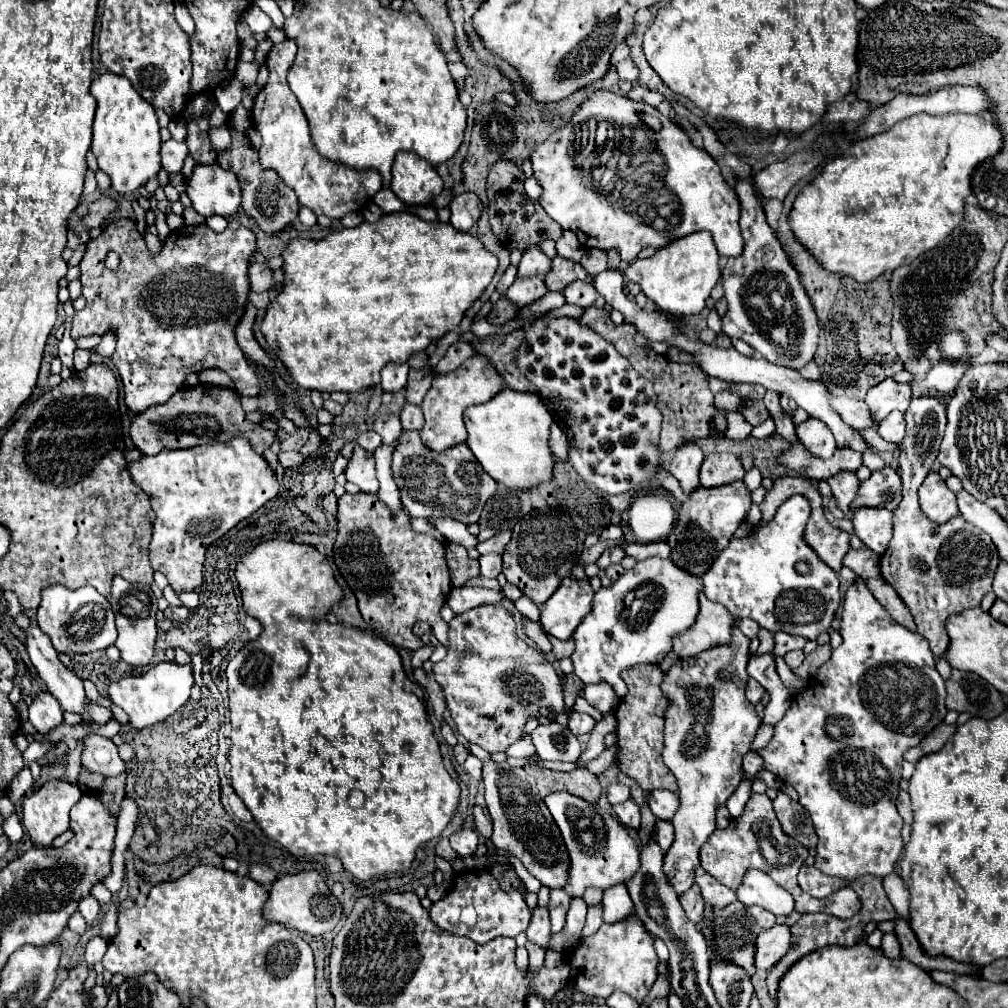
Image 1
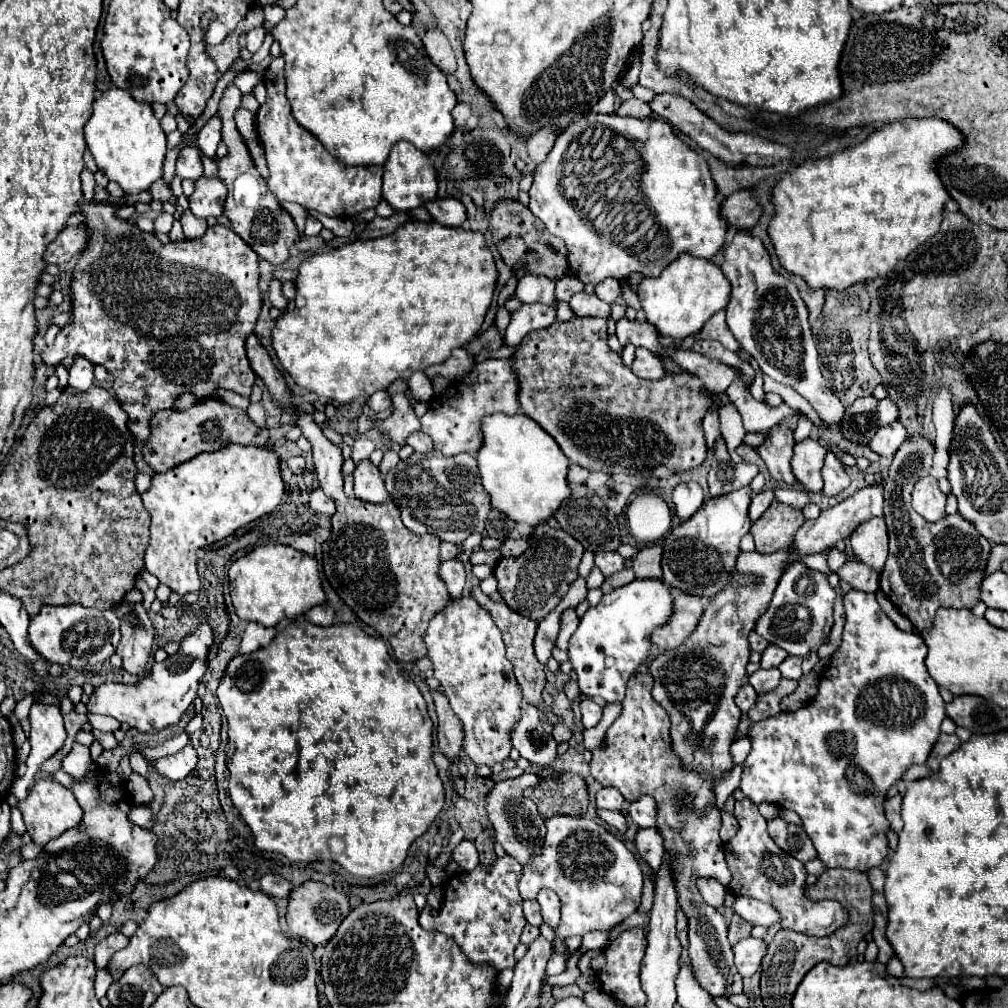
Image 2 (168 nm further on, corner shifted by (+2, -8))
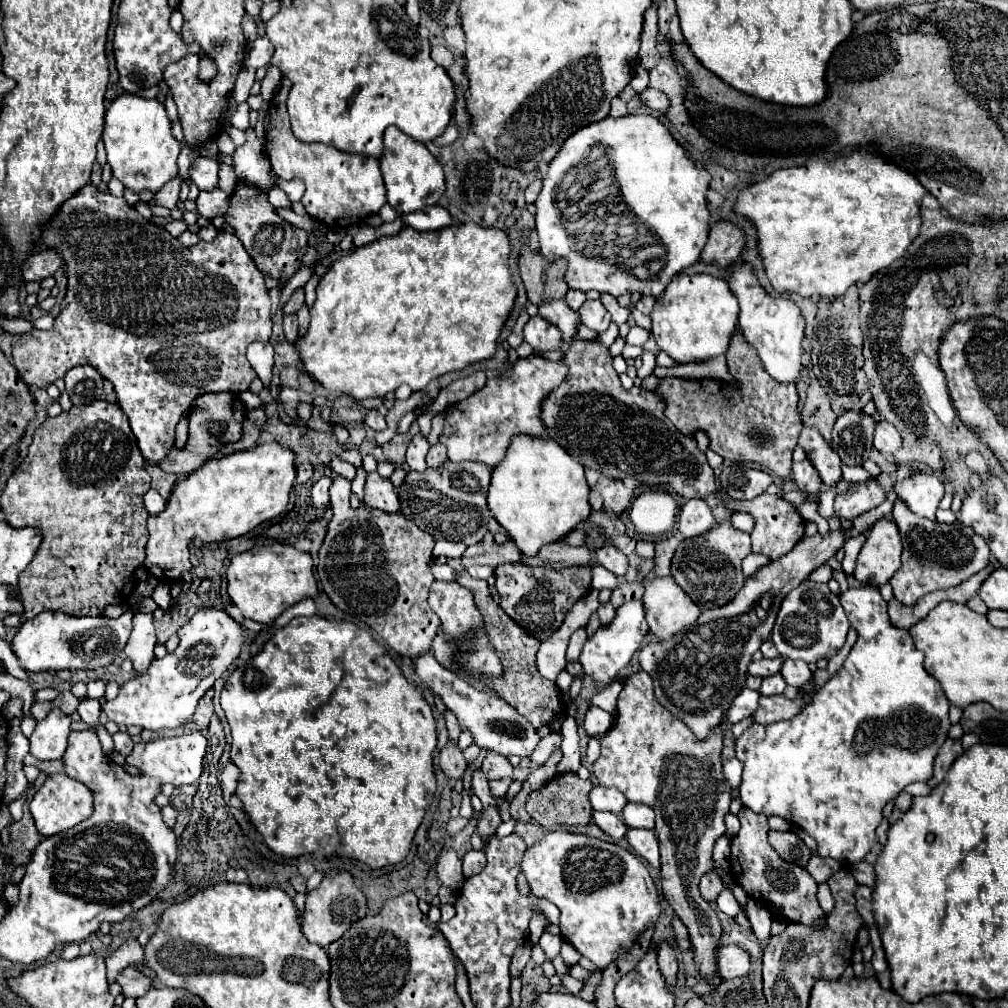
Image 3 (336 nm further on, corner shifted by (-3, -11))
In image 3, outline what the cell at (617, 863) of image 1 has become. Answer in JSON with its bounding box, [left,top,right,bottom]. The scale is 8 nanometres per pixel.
[522,831,660,969]

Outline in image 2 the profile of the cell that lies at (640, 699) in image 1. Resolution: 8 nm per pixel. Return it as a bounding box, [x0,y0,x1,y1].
[591,674,743,996]

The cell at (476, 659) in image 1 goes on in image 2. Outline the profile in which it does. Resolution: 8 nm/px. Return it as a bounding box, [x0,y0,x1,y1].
[425,596,521,766]

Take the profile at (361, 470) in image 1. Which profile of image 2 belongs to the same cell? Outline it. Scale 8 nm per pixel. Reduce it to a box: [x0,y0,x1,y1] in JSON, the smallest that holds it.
[353,460,389,504]

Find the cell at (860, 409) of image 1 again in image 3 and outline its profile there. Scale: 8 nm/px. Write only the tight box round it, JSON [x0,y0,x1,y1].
[726,261,806,383]

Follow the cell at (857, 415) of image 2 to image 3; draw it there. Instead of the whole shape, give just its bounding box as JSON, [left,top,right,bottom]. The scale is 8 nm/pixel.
[832,411,878,465]

